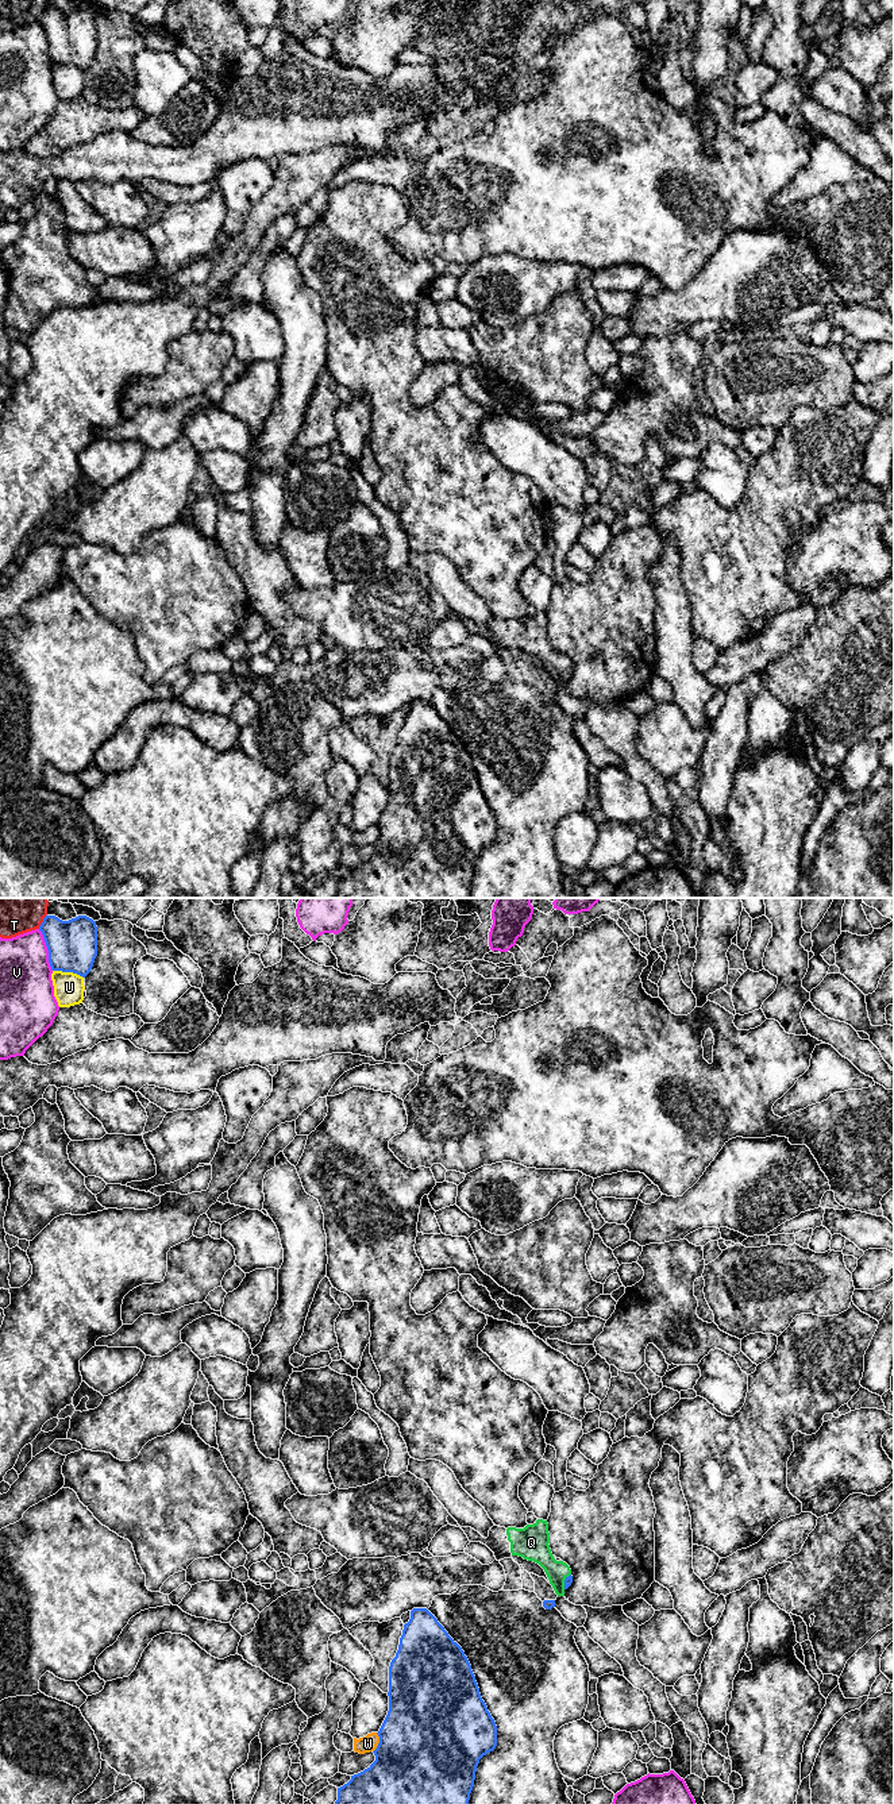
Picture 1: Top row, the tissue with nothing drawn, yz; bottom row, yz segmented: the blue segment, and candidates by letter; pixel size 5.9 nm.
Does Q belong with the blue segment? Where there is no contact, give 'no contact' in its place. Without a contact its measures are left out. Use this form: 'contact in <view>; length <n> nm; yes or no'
contact in yz; length 100 nm; no

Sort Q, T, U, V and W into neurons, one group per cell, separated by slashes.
Q / T / U / V / W

